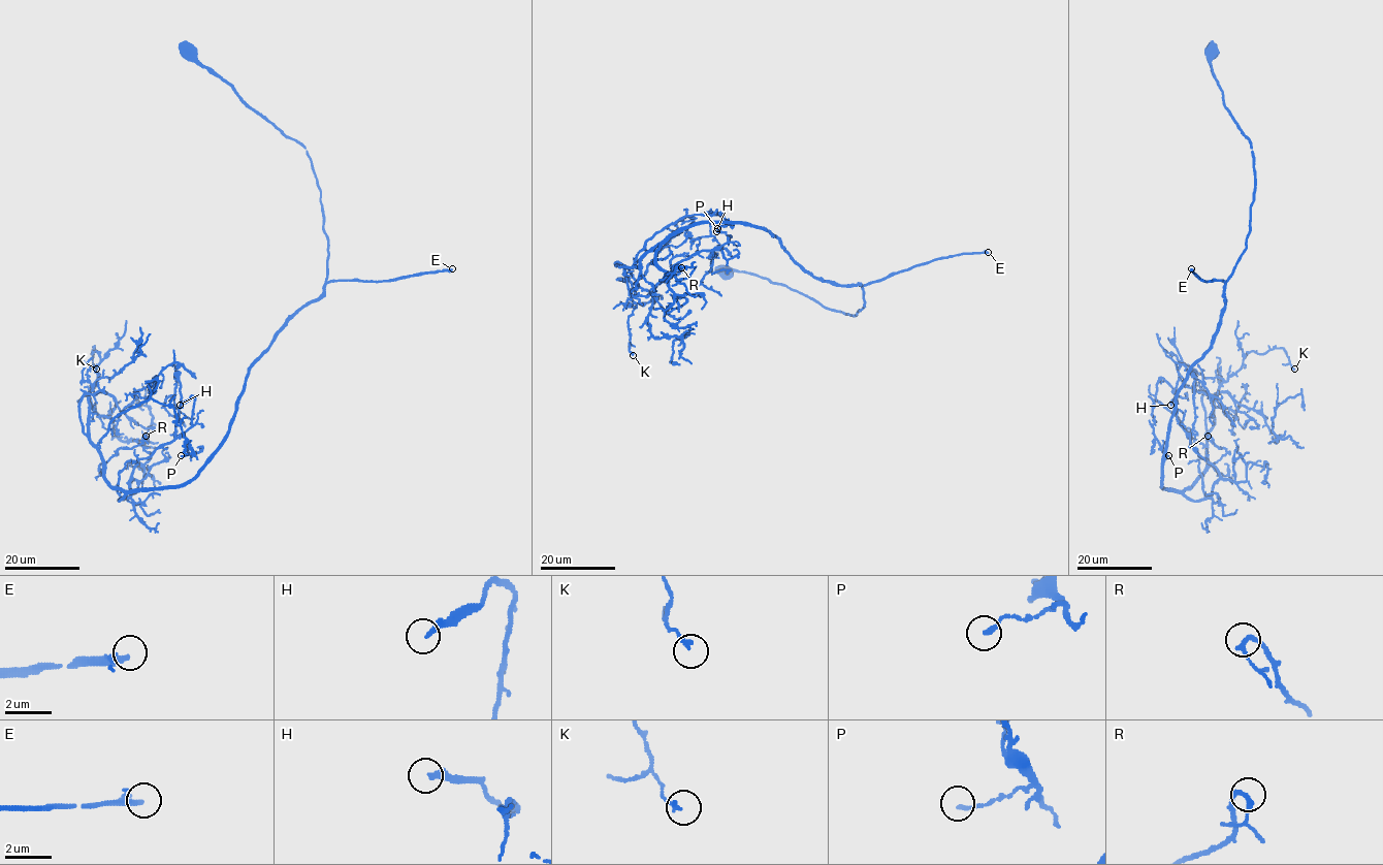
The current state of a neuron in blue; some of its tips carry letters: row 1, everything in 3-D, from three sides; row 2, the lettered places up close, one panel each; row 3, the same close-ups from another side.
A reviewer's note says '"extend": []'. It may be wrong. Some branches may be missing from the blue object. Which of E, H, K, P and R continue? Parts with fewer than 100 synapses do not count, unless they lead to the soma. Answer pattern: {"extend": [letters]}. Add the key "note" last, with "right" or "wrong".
{"extend": ["E"], "note": "wrong"}

